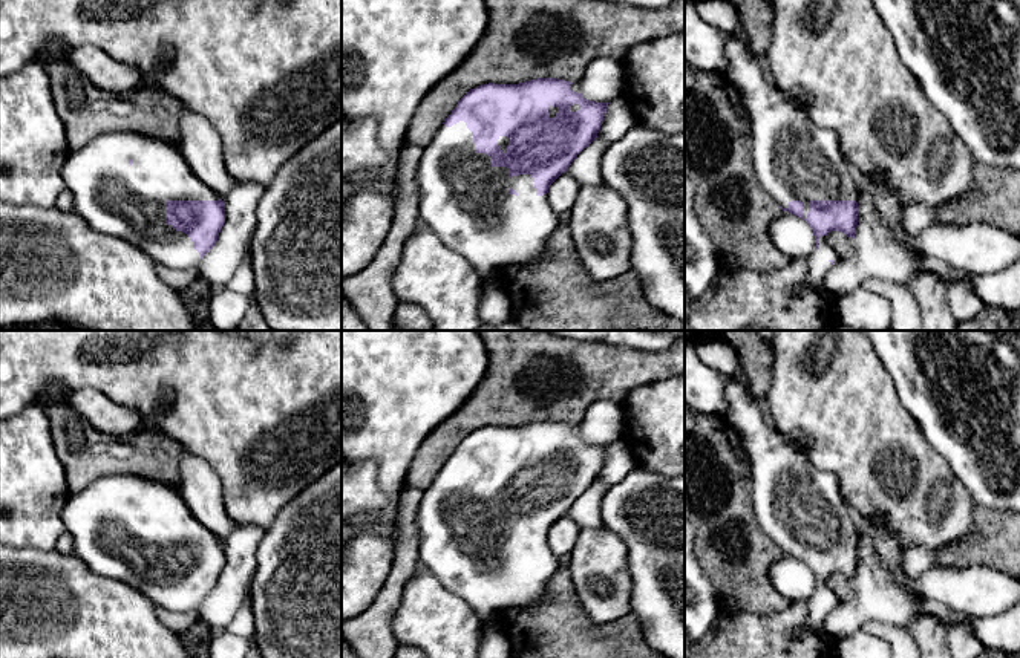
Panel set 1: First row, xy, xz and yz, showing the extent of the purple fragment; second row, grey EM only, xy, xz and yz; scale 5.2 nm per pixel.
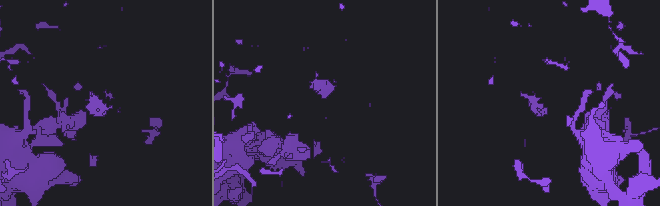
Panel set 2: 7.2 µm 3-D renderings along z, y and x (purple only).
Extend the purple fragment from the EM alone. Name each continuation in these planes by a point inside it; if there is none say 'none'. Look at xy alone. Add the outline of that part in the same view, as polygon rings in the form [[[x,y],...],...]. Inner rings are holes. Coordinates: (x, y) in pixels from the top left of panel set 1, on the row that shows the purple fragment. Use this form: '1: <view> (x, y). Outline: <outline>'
1: xy (127, 202). Outline: [[[107,132],[69,153],[61,176],[74,194],[74,211],[93,231],[129,242],[155,265],[196,268],[201,262],[195,242],[165,223],[165,202],[219,200],[219,196],[193,173],[178,144],[133,132]]]

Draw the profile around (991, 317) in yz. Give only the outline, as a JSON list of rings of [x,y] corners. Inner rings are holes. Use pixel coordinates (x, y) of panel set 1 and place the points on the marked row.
[[[985,306],[973,320],[957,323],[959,331],[1020,331],[1020,309]]]

